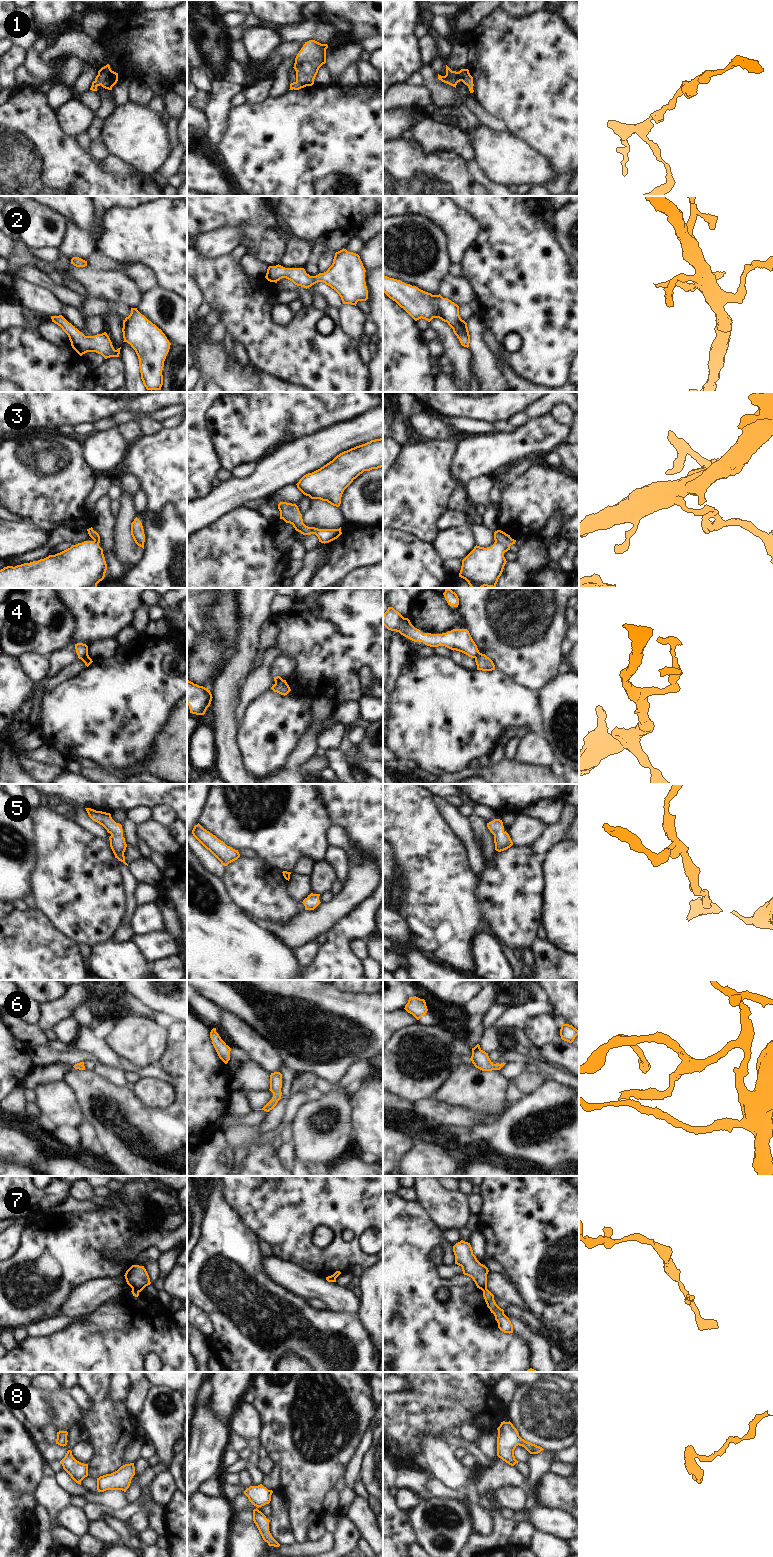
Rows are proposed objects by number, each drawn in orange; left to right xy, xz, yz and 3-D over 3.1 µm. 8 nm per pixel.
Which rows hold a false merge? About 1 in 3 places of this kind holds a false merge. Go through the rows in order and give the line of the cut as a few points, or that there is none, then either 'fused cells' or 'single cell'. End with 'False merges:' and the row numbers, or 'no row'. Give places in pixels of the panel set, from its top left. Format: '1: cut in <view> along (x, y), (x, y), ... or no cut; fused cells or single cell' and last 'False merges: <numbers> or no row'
1: no cut; single cell
2: no cut; single cell
3: no cut; single cell
4: cut in xy along (88, 655), (81, 659); fused cells
5: no cut; single cell
6: no cut; single cell
7: cut in yz along (486, 1288), (482, 1290); fused cells
8: no cut; single cell
False merges: 4, 7

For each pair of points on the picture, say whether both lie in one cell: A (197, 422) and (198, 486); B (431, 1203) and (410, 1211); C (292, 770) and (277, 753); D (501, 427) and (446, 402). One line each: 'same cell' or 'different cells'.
A: same cell
B: different cells
C: different cells
D: different cells

